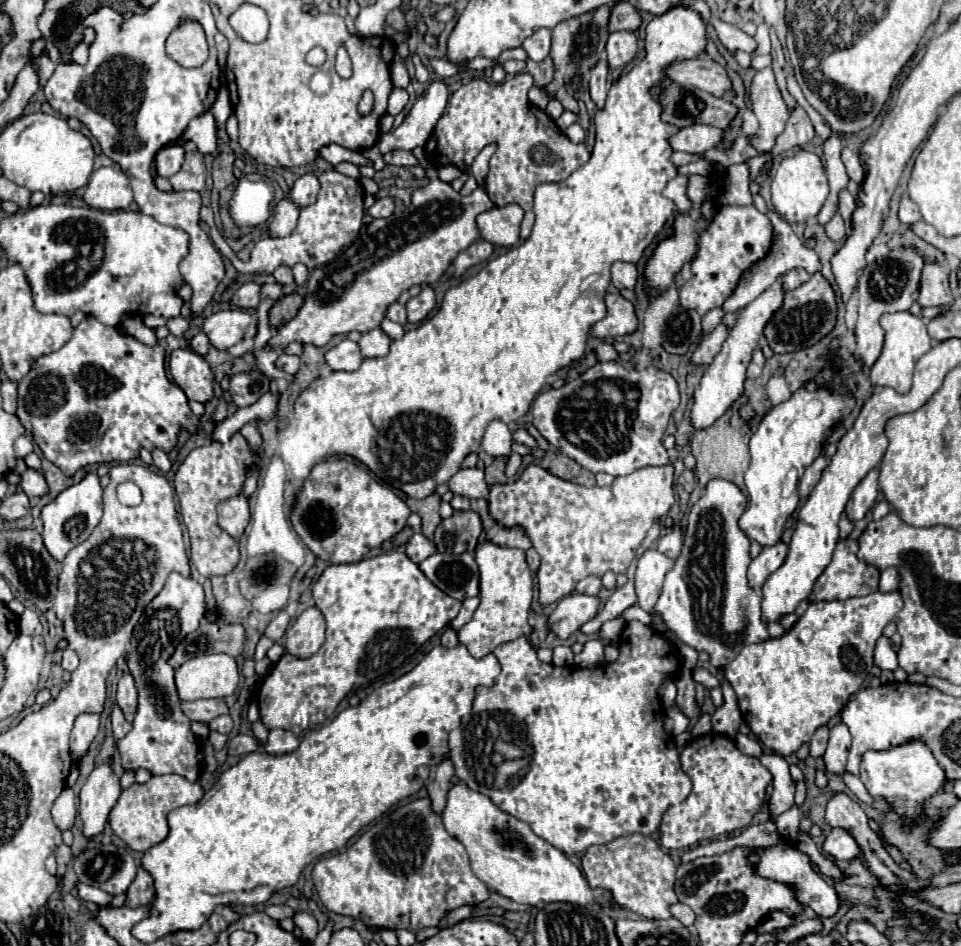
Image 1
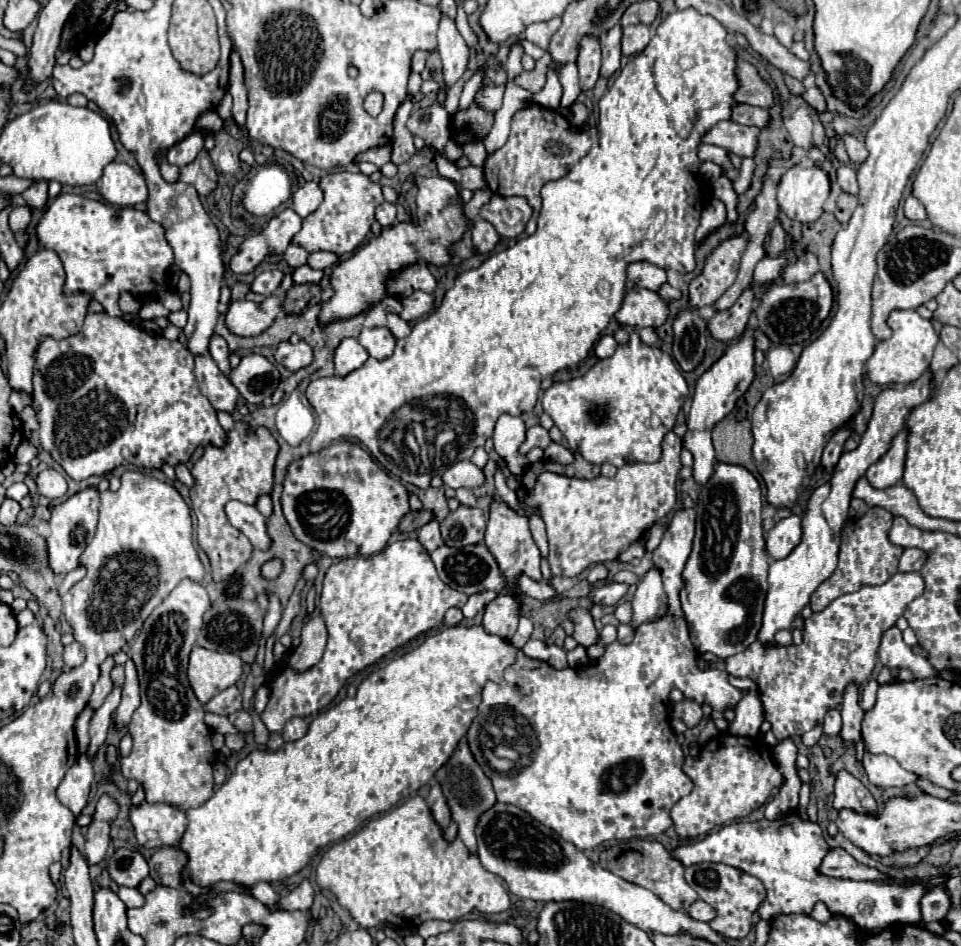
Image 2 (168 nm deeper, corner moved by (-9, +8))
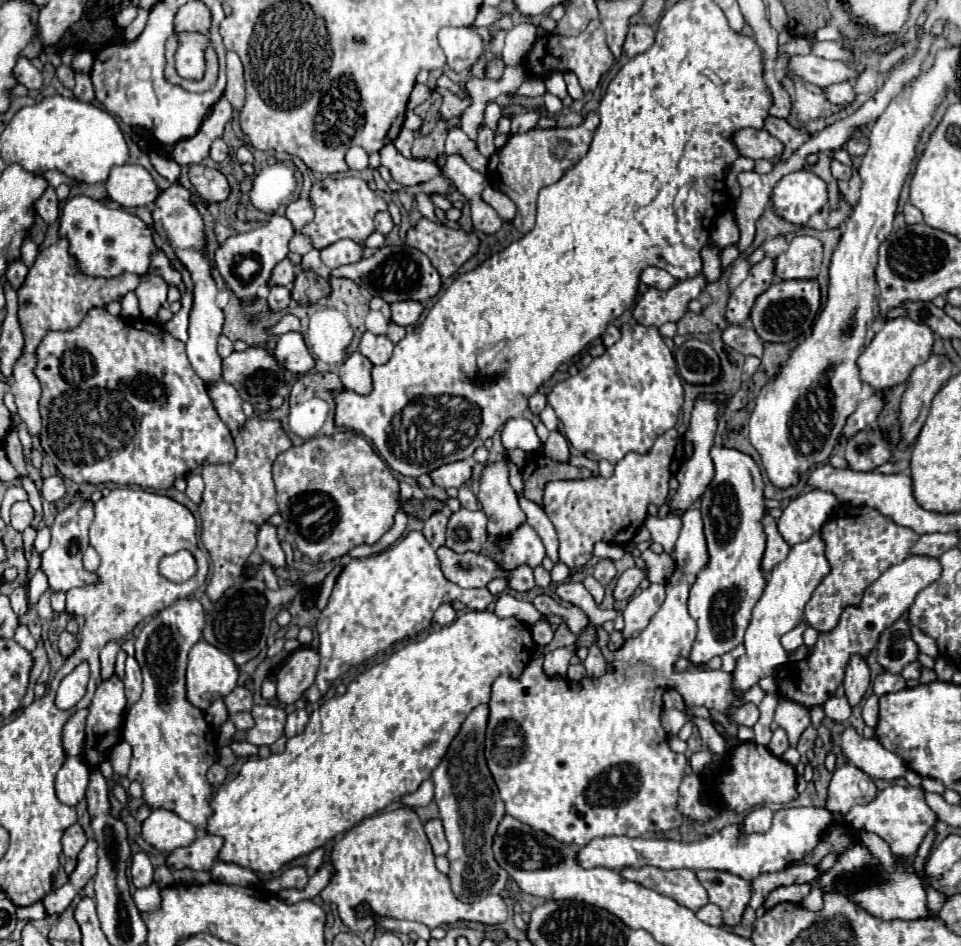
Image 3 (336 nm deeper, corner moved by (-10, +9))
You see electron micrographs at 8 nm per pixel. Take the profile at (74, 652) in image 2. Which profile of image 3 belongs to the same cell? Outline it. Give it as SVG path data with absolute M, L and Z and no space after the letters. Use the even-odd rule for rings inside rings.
M61 631L59 633L59 651L61 651L61 655L67 659L75 649L77 649L77 637L69 631Z

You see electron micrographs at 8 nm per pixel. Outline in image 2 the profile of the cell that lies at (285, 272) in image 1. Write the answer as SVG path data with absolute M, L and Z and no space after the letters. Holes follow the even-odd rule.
M290 244L288 250L284 252L284 260L288 262L290 268L300 268L300 266L306 264L306 260L308 260L308 252L306 252L304 248L300 248L300 246Z

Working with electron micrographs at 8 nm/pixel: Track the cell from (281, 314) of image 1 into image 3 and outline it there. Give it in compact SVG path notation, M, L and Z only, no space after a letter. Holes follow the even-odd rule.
M301 271L293 283L293 299L301 305L317 303L321 297L327 297L331 291L329 279L313 273L313 271Z

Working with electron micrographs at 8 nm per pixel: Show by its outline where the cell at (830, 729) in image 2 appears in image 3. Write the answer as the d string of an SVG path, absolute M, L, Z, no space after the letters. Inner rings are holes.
M845 695L843 697L829 697L825 701L823 709L825 709L825 715L831 717L833 721L845 721L851 715L851 707L849 707L849 701L845 699Z

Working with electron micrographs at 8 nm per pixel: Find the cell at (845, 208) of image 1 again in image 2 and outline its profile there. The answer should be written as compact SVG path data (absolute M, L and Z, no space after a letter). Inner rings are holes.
M840 166L838 168L838 184L842 186L844 192L854 194L858 192L858 184L856 184L856 170L850 166Z

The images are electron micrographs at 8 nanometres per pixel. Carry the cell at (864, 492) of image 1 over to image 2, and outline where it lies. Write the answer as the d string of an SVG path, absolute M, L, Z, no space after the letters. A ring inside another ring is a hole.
M906 430L894 436L890 450L868 468L866 480L872 484L872 488L886 488L900 482L904 472L904 460L906 460Z

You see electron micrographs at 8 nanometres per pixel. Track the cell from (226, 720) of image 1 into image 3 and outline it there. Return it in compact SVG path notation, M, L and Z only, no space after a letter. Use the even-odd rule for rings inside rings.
M235 713L235 715L231 715L231 721L235 723L235 727L237 727L239 731L247 731L247 729L253 727L253 717L251 717L251 713Z

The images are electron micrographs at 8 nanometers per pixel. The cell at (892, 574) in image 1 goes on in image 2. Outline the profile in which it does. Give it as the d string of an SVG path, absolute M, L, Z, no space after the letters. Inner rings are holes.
M906 548L904 554L900 556L900 564L898 564L898 572L916 572L922 568L922 564L926 562L926 554L918 548Z

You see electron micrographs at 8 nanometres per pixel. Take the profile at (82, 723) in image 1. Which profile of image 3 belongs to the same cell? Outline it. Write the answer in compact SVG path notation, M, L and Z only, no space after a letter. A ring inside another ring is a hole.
M111 641L111 643L107 643L107 645L103 647L103 651L101 651L101 677L103 677L103 679L109 679L109 677L113 675L115 655L117 655L119 649L121 649L121 647L119 647L119 643L115 643L115 641Z

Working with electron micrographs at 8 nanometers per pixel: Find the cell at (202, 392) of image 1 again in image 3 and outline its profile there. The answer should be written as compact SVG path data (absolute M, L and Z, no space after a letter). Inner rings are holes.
M219 381L209 387L209 397L211 397L219 417L223 419L223 423L233 433L237 433L247 421L245 413L241 411L241 397L237 395L237 391L233 387L229 387L229 383Z

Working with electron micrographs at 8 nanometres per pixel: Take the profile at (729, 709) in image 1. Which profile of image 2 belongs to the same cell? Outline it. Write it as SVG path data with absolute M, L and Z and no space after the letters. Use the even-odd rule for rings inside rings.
M722 462L716 464L714 474L704 486L706 488L702 488L696 504L696 536L692 552L682 572L684 586L680 588L680 604L696 650L712 652L714 656L726 660L756 642L762 624L764 596L768 592L768 554L764 550L762 532L762 490L758 480L746 468Z

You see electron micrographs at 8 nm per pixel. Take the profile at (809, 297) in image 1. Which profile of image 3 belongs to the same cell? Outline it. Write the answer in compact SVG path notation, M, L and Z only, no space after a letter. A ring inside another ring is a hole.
M815 279L771 283L771 287L757 297L751 309L751 321L755 325L757 335L769 343L783 343L783 341L791 341L793 337L807 335L817 317L817 311L821 305L819 299L821 299L819 283Z

